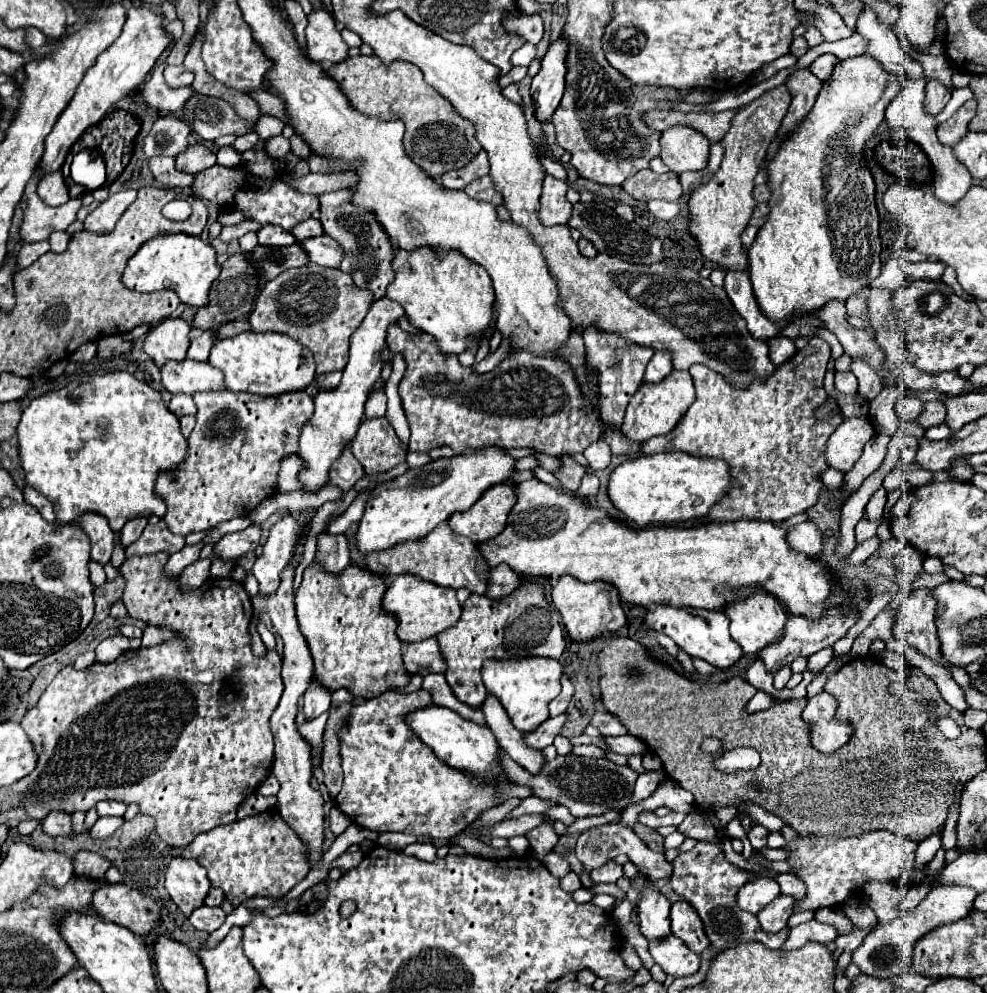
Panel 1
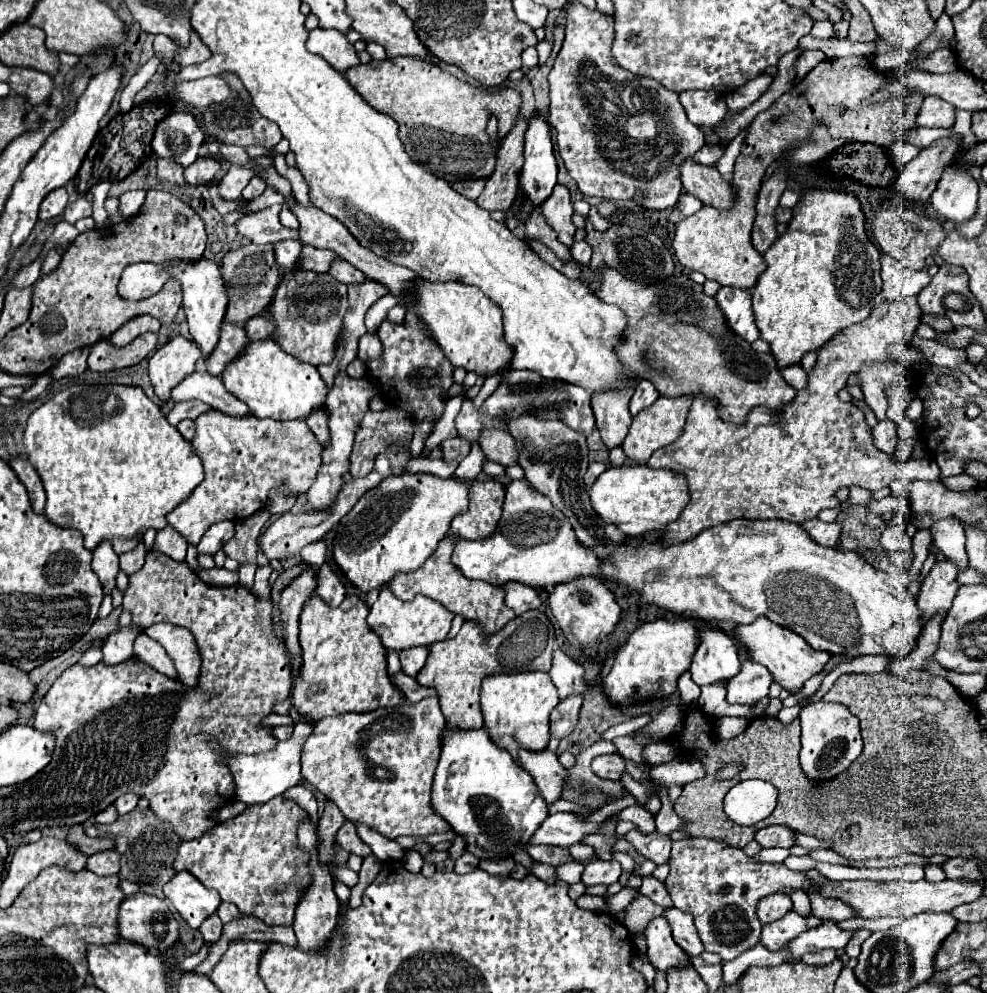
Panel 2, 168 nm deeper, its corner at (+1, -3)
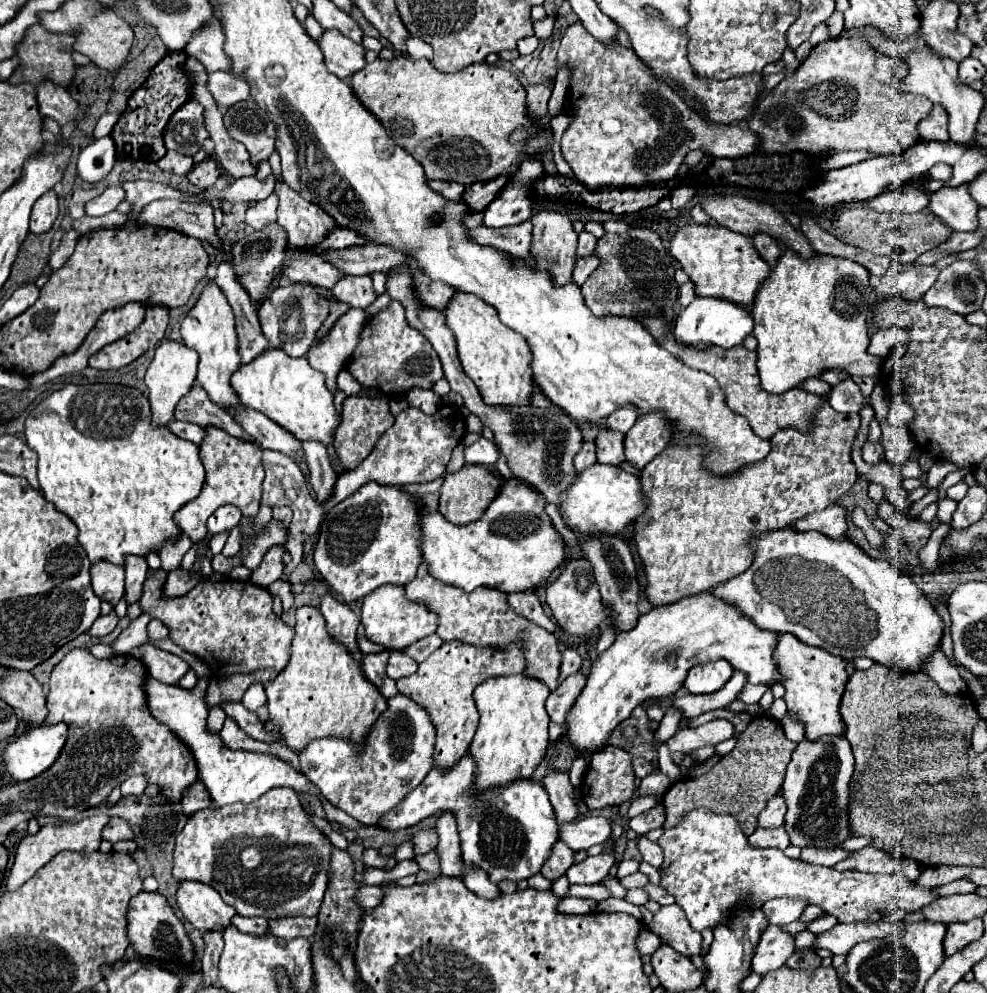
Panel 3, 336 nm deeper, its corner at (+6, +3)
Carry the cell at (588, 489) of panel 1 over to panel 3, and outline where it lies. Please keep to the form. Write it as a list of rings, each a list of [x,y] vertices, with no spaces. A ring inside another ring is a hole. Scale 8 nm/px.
[[[584,442],[582,450],[574,458],[574,468],[576,472],[582,472],[584,468],[592,466],[596,462],[596,444],[594,442]]]

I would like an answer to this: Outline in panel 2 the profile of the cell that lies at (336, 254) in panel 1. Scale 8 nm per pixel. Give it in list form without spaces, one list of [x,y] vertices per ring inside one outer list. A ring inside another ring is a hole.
[[[335,258],[331,262],[331,268],[329,268],[329,274],[333,278],[337,278],[339,282],[345,282],[345,284],[353,284],[353,282],[363,282],[363,274],[361,270],[357,270],[355,266],[351,266],[349,262],[345,262],[345,258]]]

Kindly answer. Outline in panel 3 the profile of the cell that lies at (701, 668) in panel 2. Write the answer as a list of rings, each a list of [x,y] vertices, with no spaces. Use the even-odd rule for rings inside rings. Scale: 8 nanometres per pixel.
[[[712,662],[692,668],[684,682],[686,692],[690,694],[712,694],[720,690],[732,676],[732,666],[728,662]]]

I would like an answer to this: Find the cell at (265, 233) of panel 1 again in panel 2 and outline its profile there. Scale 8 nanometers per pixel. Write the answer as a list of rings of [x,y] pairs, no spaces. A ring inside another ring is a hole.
[[[281,240],[273,244],[273,252],[275,252],[275,260],[277,264],[285,270],[291,272],[297,266],[299,260],[299,252],[301,252],[301,242],[299,240]]]

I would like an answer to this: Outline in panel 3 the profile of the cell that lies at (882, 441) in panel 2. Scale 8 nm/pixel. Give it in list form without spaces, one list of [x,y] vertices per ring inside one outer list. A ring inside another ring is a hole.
[[[866,442],[864,448],[862,448],[862,458],[864,462],[868,464],[880,464],[884,460],[884,446],[882,444],[872,444],[872,442]]]

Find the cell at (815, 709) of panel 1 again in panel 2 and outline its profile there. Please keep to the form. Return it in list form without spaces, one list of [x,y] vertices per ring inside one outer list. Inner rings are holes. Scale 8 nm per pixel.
[[[819,700],[801,708],[801,768],[811,780],[829,780],[849,768],[849,764],[861,754],[863,742],[857,718],[835,702]]]

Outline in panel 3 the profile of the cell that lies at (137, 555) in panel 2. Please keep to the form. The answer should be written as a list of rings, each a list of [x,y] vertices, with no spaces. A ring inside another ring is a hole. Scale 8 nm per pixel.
[[[128,556],[126,568],[126,604],[134,604],[142,596],[144,580],[148,574],[148,564],[146,560],[140,560],[140,556]]]

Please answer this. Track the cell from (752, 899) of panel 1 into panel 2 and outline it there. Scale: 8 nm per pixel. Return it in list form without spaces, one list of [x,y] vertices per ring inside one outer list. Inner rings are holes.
[[[769,894],[757,902],[757,916],[763,924],[781,918],[793,908],[793,902],[787,894]]]

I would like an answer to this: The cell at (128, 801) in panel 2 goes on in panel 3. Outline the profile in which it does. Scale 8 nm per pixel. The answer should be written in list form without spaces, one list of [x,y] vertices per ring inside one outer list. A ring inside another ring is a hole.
[[[130,776],[128,780],[122,782],[120,788],[122,788],[122,796],[130,796],[130,794],[140,796],[140,794],[144,794],[146,786],[148,786],[148,782],[144,776]]]

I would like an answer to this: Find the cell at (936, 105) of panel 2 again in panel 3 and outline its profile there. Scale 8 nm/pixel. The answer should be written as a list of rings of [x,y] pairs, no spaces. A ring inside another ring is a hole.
[[[936,104],[934,110],[930,112],[930,116],[920,120],[920,124],[918,124],[920,140],[922,142],[932,142],[932,140],[946,142],[948,140],[946,124],[948,124],[948,114],[944,112],[944,108],[940,108],[940,104]]]

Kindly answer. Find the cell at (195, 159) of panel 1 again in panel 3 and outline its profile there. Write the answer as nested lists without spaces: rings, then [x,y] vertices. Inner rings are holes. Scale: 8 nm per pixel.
[[[206,158],[206,160],[200,162],[200,164],[196,164],[196,166],[188,172],[188,180],[190,180],[194,186],[198,186],[200,190],[210,188],[210,186],[218,180],[218,176],[220,176],[220,168],[218,168],[218,164],[216,164],[214,160],[210,160],[210,158]]]

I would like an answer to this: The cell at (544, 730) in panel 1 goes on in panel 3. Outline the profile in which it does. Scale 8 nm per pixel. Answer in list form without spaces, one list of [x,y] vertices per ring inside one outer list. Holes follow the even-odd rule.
[[[576,672],[572,676],[568,676],[554,692],[550,692],[550,696],[546,700],[546,712],[552,722],[564,726],[568,708],[572,708],[572,704],[576,702],[578,694],[584,688],[584,684],[586,684],[586,676],[582,672]]]

